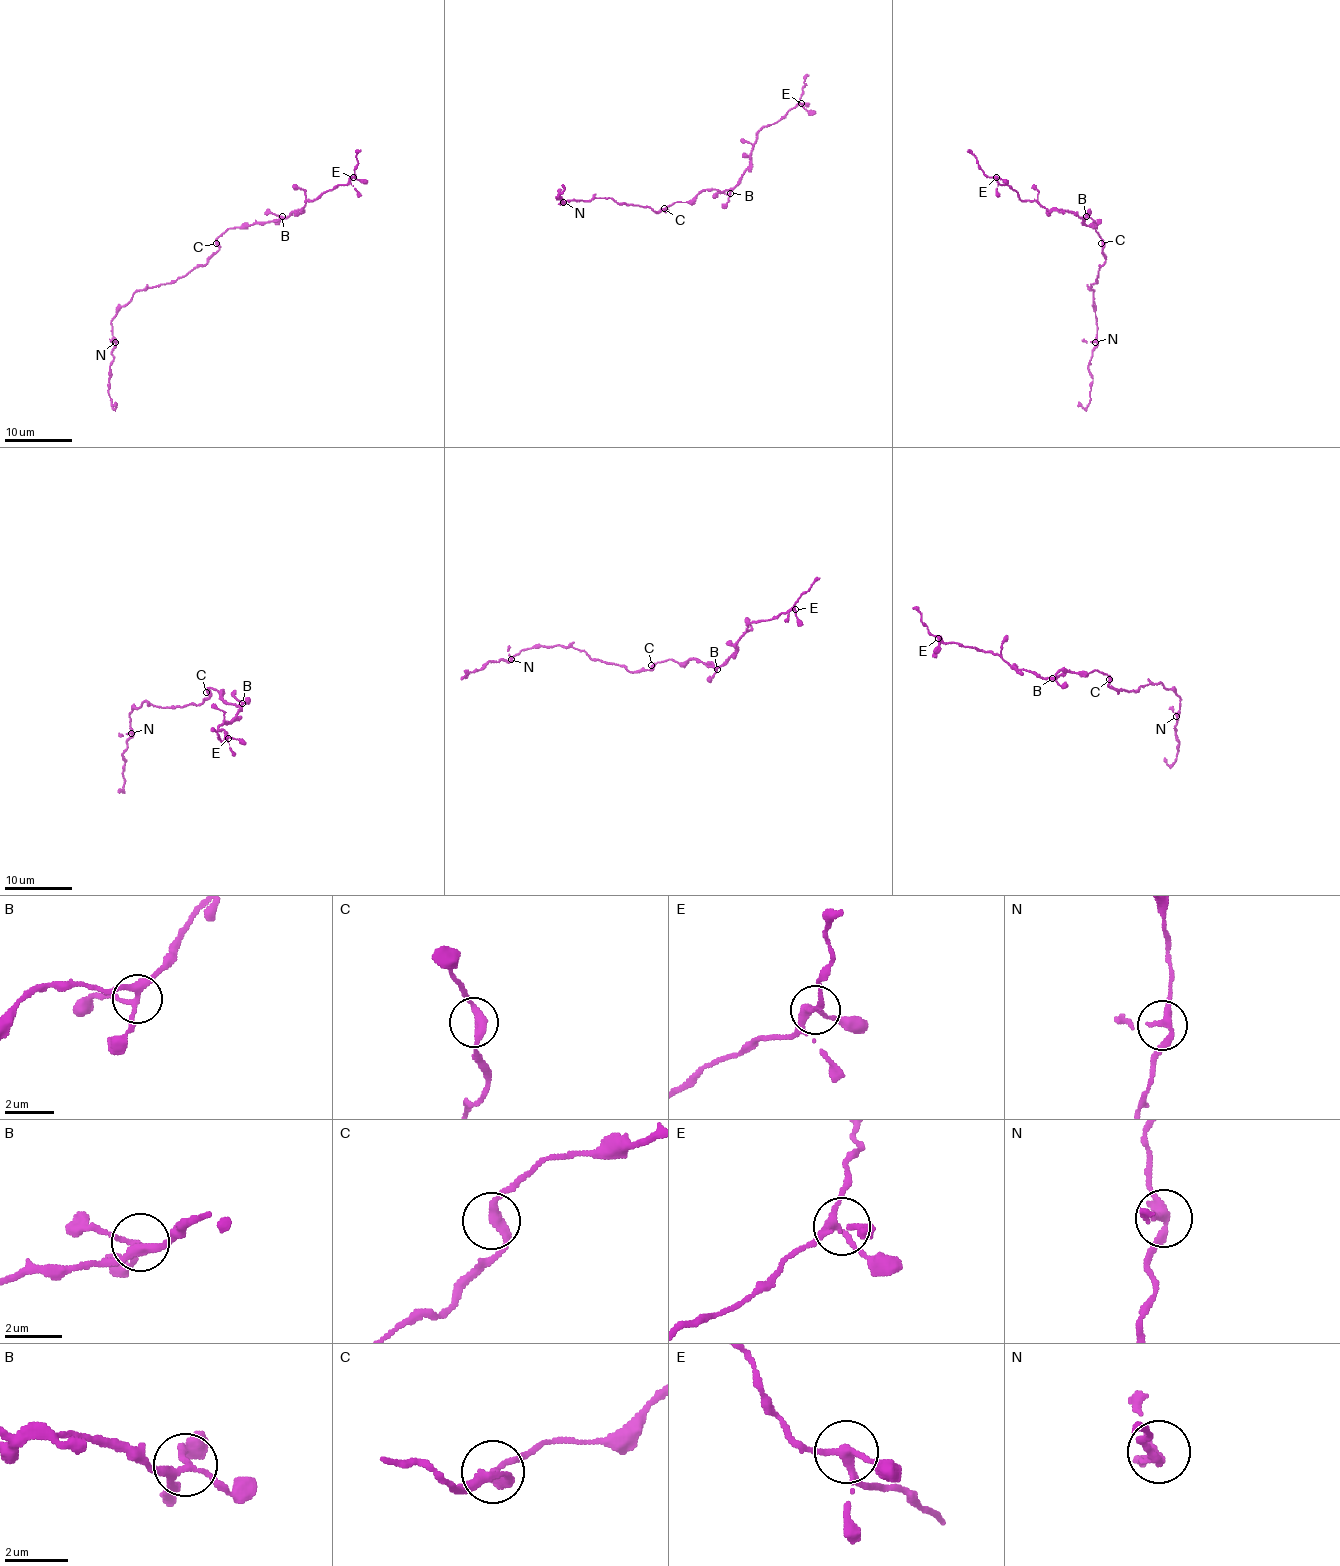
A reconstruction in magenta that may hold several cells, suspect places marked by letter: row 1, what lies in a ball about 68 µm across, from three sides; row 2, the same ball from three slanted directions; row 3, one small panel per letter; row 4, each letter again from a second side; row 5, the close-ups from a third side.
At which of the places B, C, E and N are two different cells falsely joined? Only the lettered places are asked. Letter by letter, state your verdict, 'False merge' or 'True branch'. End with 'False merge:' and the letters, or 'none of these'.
B: True branch
C: True branch
E: True branch
N: True branch
False merge: none of these

